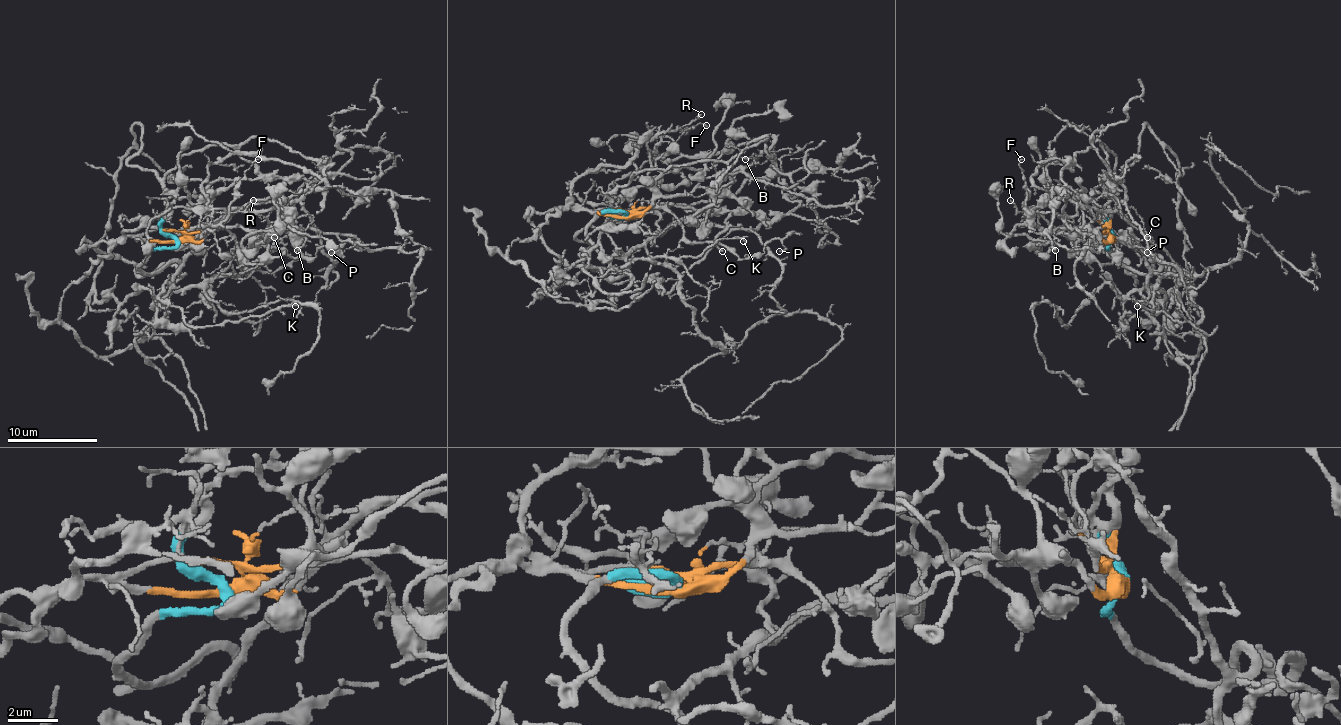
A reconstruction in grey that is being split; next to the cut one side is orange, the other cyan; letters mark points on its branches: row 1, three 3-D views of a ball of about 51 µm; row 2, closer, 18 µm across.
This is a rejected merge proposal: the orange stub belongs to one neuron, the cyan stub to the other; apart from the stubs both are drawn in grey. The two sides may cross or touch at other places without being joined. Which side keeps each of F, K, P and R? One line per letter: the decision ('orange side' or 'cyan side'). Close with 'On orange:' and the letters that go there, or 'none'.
F: orange side
K: cyan side
P: orange side
R: orange side
On orange: F, P, R

